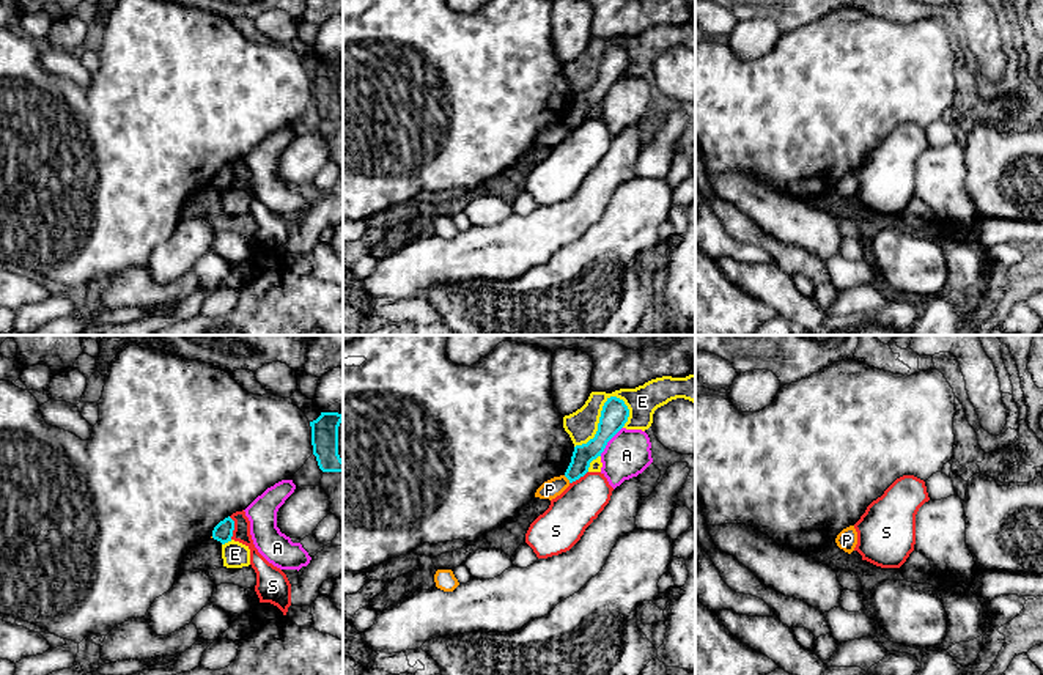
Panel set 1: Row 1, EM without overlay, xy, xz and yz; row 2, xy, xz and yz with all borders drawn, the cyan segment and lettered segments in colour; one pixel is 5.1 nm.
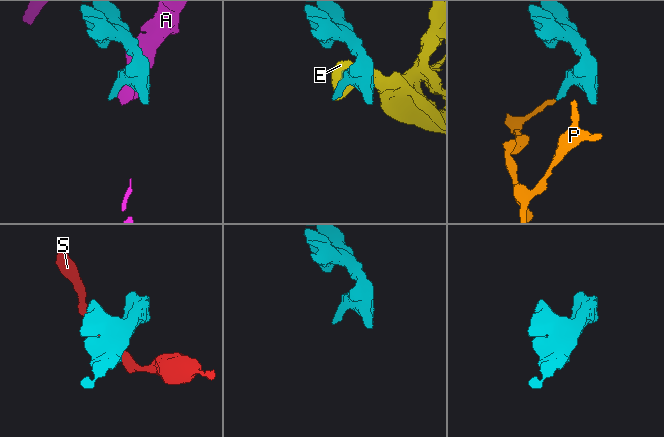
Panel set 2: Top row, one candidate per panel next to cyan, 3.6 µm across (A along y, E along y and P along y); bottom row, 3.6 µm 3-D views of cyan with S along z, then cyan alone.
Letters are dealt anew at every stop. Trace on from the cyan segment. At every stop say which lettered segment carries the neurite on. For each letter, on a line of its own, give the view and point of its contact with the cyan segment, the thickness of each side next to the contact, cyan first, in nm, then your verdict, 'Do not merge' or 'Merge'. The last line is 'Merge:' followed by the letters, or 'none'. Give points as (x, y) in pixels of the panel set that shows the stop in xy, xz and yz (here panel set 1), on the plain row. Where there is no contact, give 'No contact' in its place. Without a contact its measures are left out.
A: Touches cyan at xz (609, 87). Thickness 140 nm (cyan) against 240 nm. Do not merge
E: Touches cyan at xz (600, 66). Thickness 140 nm (cyan) against 160 nm. Do not merge
P: Touches cyan at xz (567, 125). Thickness 110 nm (cyan) against 100 nm. Do not merge
S: Touches cyan at xy (233, 175). Thickness 100 nm (cyan) against 90 nm. Do not merge
Merge: none

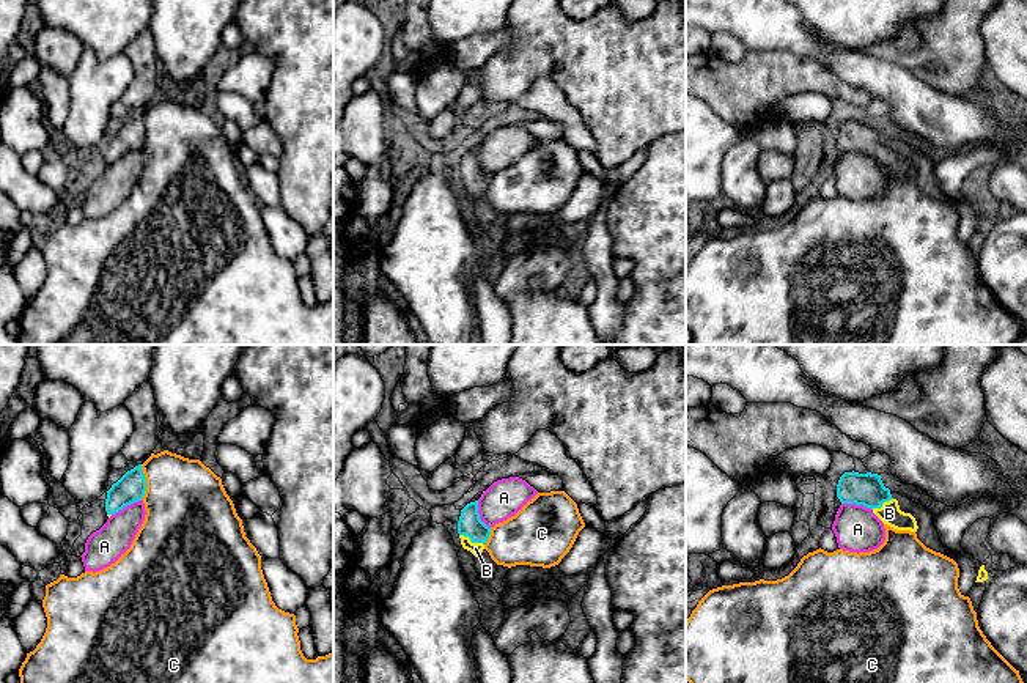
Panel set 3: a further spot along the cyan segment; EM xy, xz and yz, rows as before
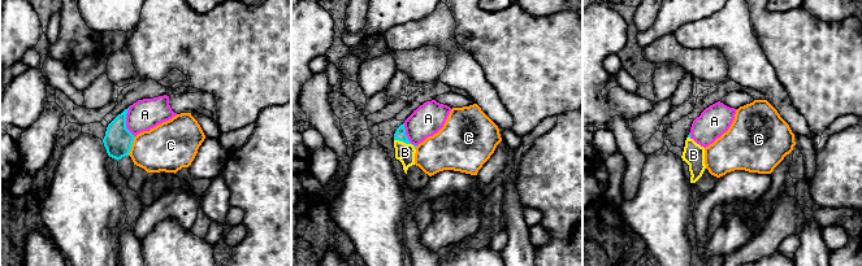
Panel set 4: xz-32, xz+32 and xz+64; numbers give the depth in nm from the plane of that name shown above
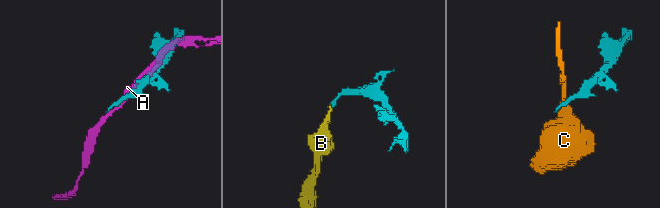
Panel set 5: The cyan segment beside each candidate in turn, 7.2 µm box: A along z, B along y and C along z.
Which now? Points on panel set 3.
A: Touches cyan at yz (857, 151). Thickness 170 nm (cyan) against 240 nm. Do not merge
B: Touches cyan at xz (472, 189). Thickness 120 nm (cyan) against 60 nm. Merge
C: Touches cyan at xy (145, 129). Thickness 150 nm (cyan) against 420 nm. Do not merge
Merge: B

